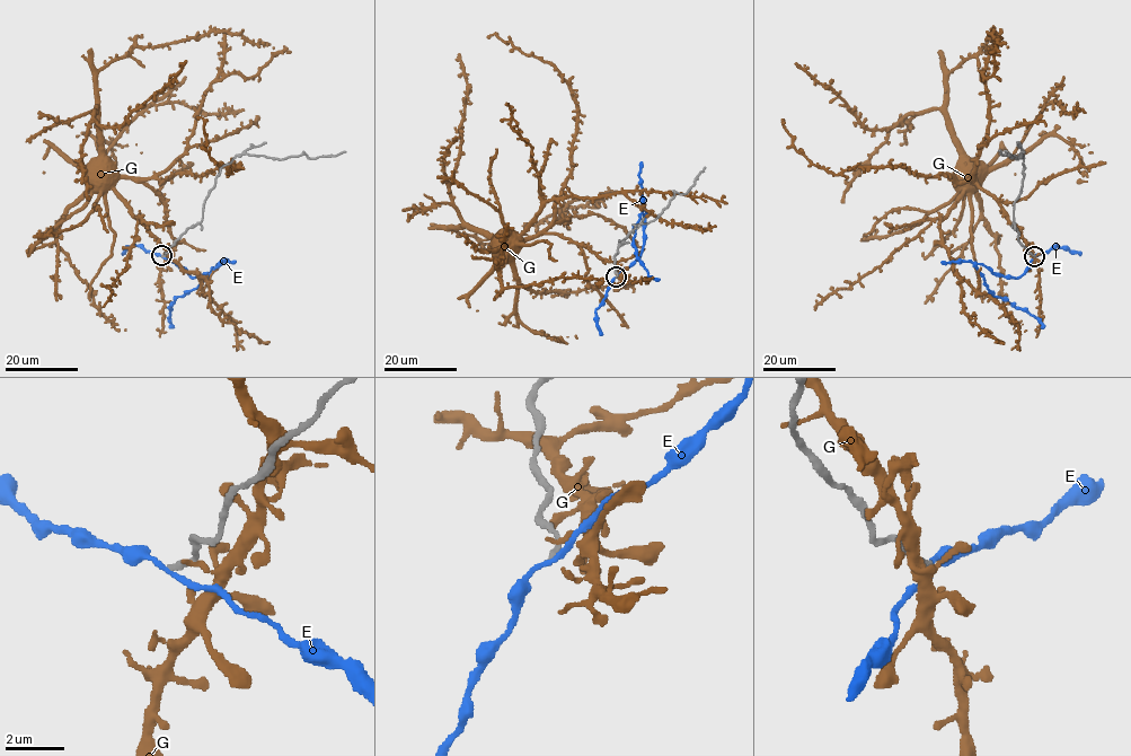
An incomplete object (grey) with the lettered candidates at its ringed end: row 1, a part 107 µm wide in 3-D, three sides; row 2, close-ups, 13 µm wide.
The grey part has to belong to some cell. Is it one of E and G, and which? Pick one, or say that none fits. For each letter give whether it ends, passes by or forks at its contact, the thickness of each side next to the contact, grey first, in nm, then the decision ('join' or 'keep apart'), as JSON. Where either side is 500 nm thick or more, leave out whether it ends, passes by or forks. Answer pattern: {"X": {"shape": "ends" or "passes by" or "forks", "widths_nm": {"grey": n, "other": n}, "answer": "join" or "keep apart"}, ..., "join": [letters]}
{"E": {"shape": "passes by", "widths_nm": {"grey": 200, "other": 150}, "answer": "keep apart"}, "G": {"shape": "ends", "widths_nm": {"grey": 280, "other": 180}, "answer": "keep apart"}, "join": []}

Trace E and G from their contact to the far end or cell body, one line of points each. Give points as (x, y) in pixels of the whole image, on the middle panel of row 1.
E: (617, 277), (639, 255), (645, 210), (643, 200), (633, 239), (636, 257), (648, 275), (659, 280)
G: (617, 274), (620, 270), (616, 264), (568, 238), (539, 234), (521, 238), (509, 229), (505, 233)

